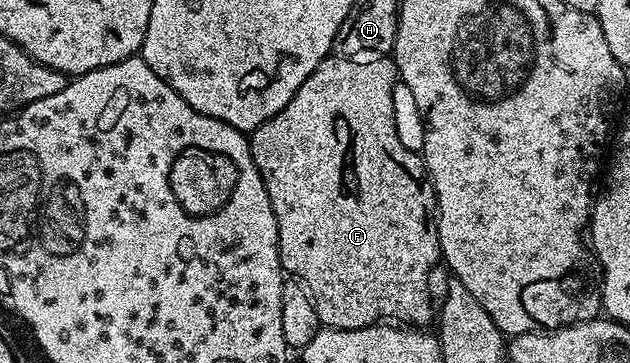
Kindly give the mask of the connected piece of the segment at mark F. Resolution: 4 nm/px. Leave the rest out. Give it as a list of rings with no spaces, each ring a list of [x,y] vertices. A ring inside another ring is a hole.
[[[332,54],[330,57],[321,60],[317,65],[317,69],[313,69],[313,73],[309,73],[307,80],[301,85],[301,89],[297,89],[297,93],[293,93],[293,97],[289,101],[289,105],[285,105],[285,109],[278,111],[273,117],[269,117],[269,121],[265,121],[257,130],[250,132],[249,142],[251,145],[251,156],[257,165],[257,169],[261,173],[261,181],[265,185],[265,189],[269,193],[269,201],[273,205],[273,213],[277,217],[277,233],[279,234],[279,260],[283,266],[284,272],[292,280],[303,284],[303,287],[311,294],[313,301],[313,309],[317,309],[317,317],[320,324],[333,329],[361,329],[362,327],[371,327],[374,323],[382,323],[384,321],[394,321],[399,325],[410,325],[416,329],[426,328],[427,322],[433,319],[433,299],[431,303],[431,295],[427,292],[427,286],[431,283],[431,270],[435,266],[440,266],[441,256],[439,254],[439,224],[437,222],[437,212],[435,209],[435,190],[431,184],[431,177],[427,174],[427,167],[423,164],[423,156],[418,150],[410,151],[403,144],[403,139],[399,136],[399,127],[395,124],[395,83],[397,87],[397,72],[395,70],[395,61],[391,57],[367,57],[360,61],[355,57],[344,57]]]

